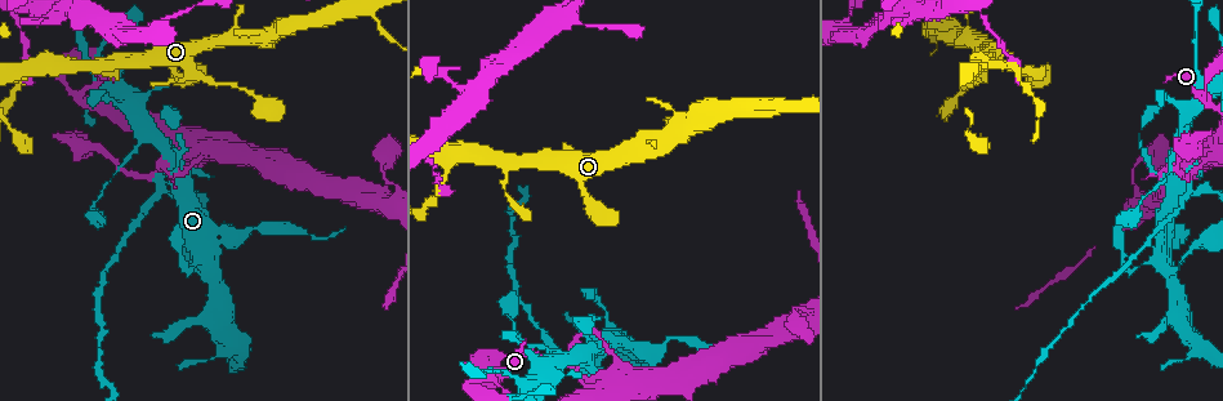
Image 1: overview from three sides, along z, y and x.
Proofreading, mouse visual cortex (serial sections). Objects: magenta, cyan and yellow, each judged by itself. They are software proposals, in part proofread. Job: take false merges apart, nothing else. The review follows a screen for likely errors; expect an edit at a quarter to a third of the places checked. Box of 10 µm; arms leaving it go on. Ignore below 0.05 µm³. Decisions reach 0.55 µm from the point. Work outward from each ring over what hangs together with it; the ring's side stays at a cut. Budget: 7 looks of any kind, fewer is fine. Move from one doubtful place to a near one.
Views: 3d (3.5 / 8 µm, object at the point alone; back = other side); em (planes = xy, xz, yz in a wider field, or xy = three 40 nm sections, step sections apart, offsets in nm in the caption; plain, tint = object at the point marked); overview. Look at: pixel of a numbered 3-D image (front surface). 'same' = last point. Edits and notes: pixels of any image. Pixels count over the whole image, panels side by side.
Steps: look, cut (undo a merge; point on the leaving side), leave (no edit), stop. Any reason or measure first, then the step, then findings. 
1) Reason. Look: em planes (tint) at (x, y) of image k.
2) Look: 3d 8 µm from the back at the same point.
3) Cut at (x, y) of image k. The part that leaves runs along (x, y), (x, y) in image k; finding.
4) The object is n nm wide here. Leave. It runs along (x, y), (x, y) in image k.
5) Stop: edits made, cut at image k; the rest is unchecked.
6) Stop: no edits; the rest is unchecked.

A fork. Look: 3d 3.5 µm from the back at (538, 163) of image 1.

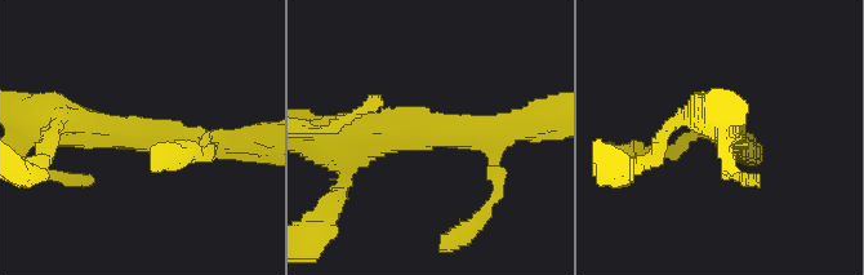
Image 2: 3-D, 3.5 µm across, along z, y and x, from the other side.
Look: em xy step 5 (tint) at (140, 133) of image 2.

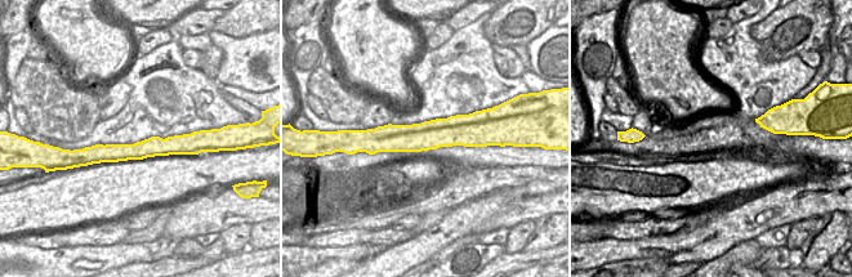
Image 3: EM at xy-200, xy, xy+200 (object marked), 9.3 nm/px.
3 arms meet here. Leave. It runs along (41, 116), (145, 140), (228, 140) in image 2; one cell here.

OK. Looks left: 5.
Four arms meet. Look: 3d 3.5 µm at (206, 265) of image 1.

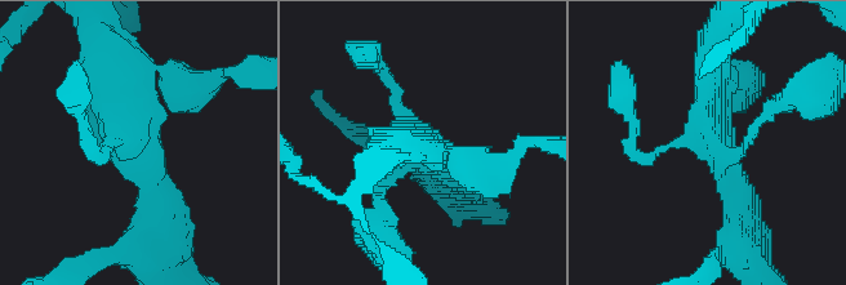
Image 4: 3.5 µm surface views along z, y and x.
4 arms meet here; the arms are 100, 150, 350, 400 nm wide; need the tissue. Look: em planes (tint) at (128, 142) of image 4.

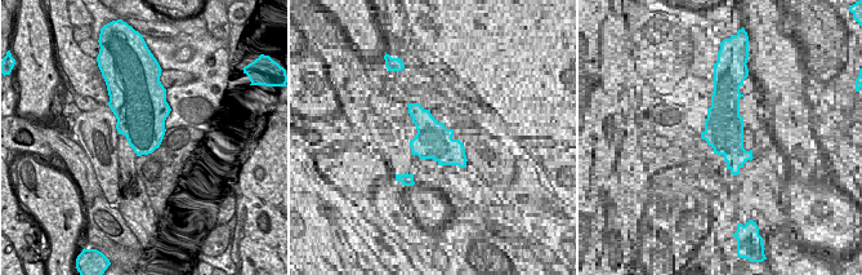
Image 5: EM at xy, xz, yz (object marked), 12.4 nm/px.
Leave. It runs along (106, 56), (161, 218) in image 4; one cell here.

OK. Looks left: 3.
Abrupt turn. Look: 3d 3.5 µm at (169, 167) of image 1.

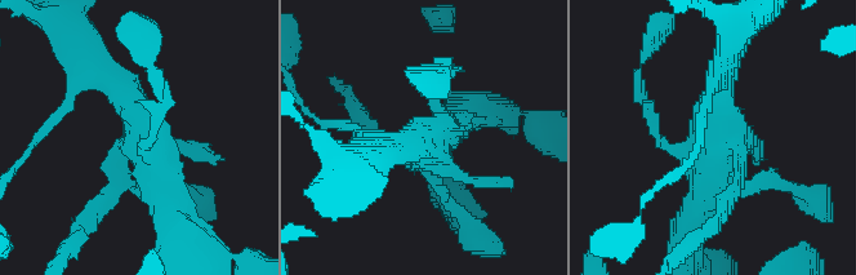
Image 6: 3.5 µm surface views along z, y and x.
Look: em xy step 1 (tint) at (718, 143) of image 6.

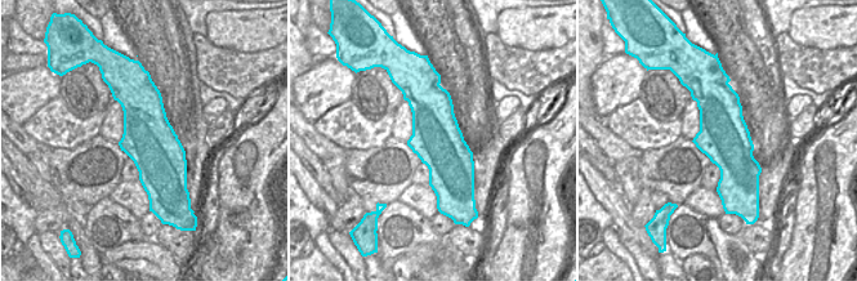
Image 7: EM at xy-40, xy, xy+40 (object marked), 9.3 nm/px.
Cut at (88, 224) of image 6. The part that leaves runs along (115, 193), (79, 221), (59, 260) in image 6; a second cell is stuck on.

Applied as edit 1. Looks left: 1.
Stop: edits made, cut at image 6; the rest is unchecked.

